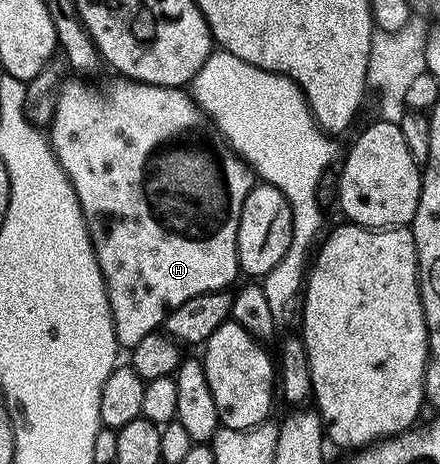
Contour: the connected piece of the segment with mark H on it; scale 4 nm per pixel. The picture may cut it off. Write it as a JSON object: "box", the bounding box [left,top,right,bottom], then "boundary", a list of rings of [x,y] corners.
{"box":[50,79,254,350],"boundary":[[[116,79],[105,89],[96,85],[87,85],[87,80],[65,80],[59,88],[54,107],[54,115],[50,124],[50,140],[52,150],[70,183],[74,187],[74,195],[78,195],[78,203],[84,212],[84,222],[94,247],[94,255],[98,259],[98,267],[104,276],[104,286],[108,292],[108,302],[112,308],[112,322],[116,332],[117,346],[132,350],[142,343],[146,335],[157,332],[164,320],[175,309],[182,307],[186,299],[203,293],[218,293],[227,290],[228,284],[240,273],[240,260],[236,244],[238,243],[238,219],[242,215],[242,203],[246,203],[246,195],[254,184],[254,174],[241,157],[210,128],[209,118],[203,109],[192,100],[183,88],[170,85],[151,85],[145,81]]]}

